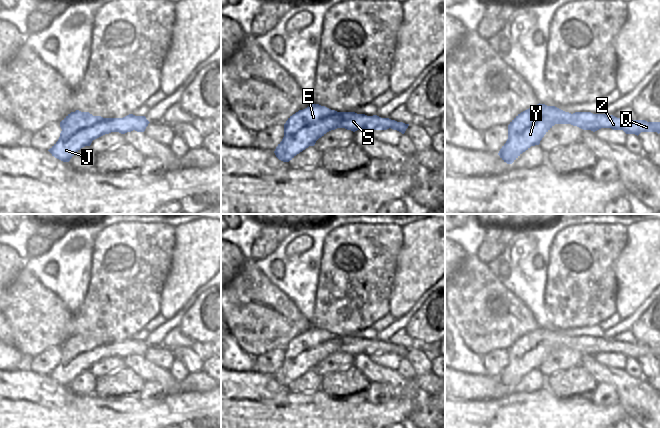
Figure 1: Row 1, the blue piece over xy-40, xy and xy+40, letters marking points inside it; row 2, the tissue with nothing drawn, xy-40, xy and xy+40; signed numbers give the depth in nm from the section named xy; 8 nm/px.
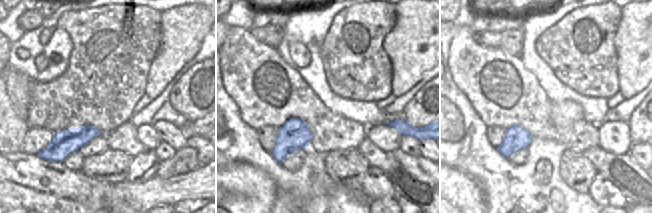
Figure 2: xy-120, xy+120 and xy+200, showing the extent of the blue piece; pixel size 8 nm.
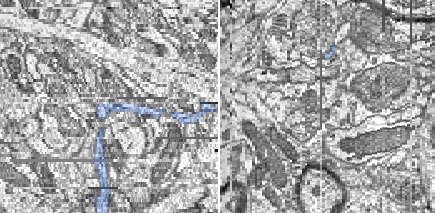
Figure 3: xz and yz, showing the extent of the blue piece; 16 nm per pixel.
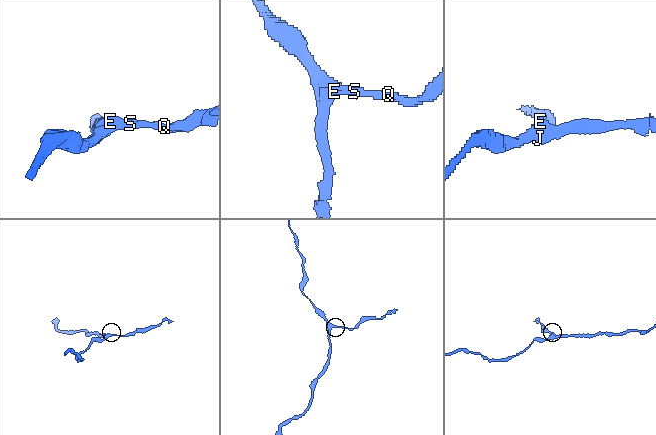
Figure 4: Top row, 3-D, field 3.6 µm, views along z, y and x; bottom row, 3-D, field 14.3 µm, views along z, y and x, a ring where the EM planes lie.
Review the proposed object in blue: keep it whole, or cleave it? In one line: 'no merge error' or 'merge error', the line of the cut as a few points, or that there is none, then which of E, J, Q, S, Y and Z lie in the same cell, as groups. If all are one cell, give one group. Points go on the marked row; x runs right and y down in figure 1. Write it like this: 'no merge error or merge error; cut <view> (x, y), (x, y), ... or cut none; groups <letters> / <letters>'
no merge error; cut none; groups E J Q S Y Z

